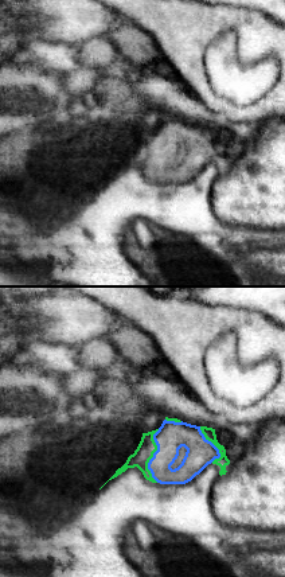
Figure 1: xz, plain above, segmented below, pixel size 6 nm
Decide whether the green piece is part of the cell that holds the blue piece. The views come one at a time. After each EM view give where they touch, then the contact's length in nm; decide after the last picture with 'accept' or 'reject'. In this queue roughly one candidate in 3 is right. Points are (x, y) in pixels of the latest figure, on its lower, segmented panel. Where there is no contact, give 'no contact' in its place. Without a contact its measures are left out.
(153, 456) | 320 nm

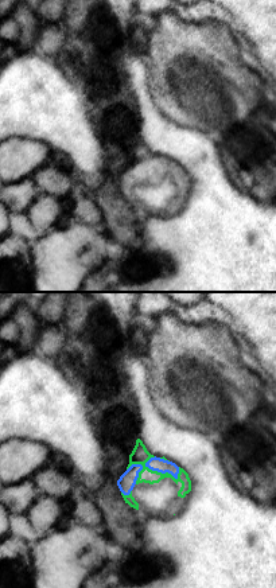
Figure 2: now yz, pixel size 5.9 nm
(154, 470) | 320 nm

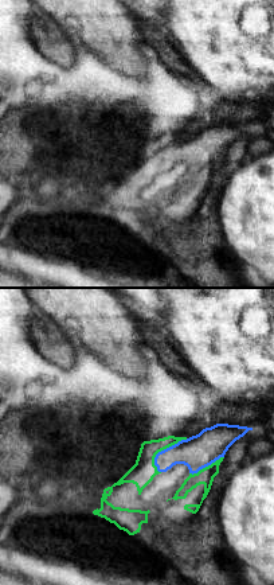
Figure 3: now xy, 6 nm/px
(164, 449) | 260 nm

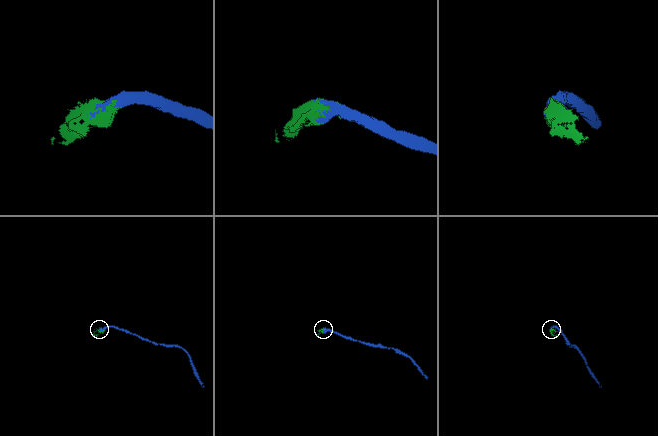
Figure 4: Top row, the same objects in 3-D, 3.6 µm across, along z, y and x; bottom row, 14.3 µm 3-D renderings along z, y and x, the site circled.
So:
accept

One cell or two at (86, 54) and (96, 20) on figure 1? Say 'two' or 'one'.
two

